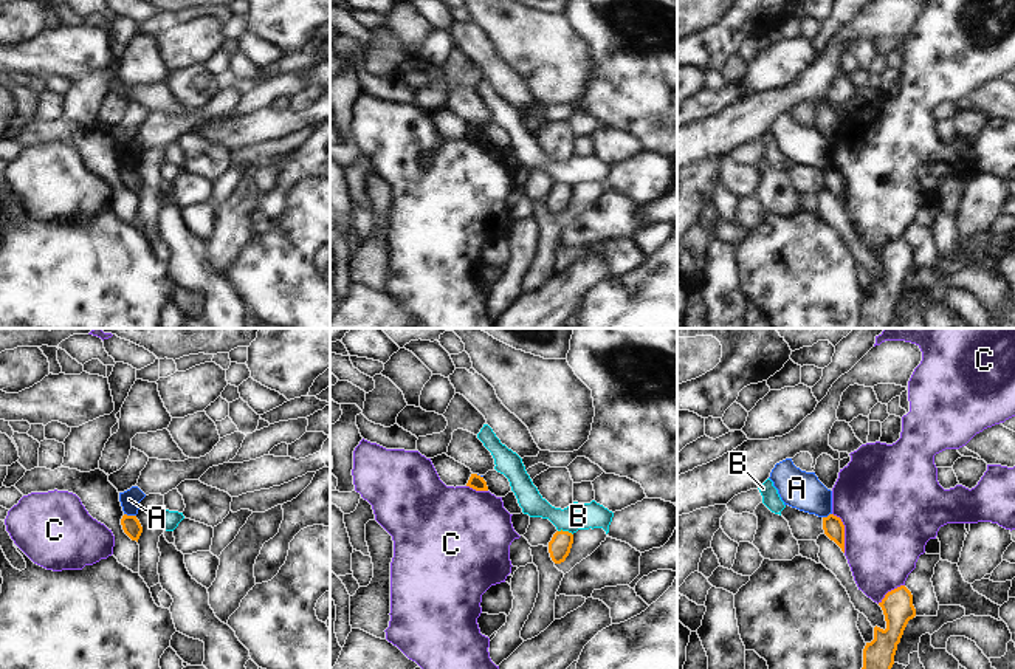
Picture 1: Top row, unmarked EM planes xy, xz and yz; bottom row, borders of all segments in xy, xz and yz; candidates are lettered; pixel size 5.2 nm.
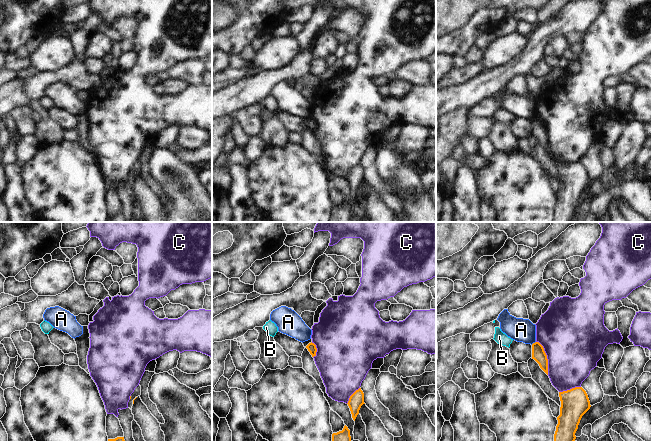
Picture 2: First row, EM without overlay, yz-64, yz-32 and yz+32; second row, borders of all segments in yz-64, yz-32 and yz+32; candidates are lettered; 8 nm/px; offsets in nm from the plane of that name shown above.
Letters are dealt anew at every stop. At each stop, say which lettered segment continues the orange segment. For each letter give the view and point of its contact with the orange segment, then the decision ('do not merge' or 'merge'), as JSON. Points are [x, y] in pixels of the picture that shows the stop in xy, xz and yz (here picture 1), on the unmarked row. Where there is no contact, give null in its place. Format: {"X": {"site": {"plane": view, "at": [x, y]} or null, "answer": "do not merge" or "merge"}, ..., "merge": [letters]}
{"A": {"site": {"plane": "xy", "at": [130, 169]}, "answer": "do not merge"}, "B": {"site": {"plane": "xz", "at": [566, 185]}, "answer": "do not merge"}, "C": {"site": {"plane": "yz", "at": [843, 185]}, "answer": "do not merge"}, "merge": []}

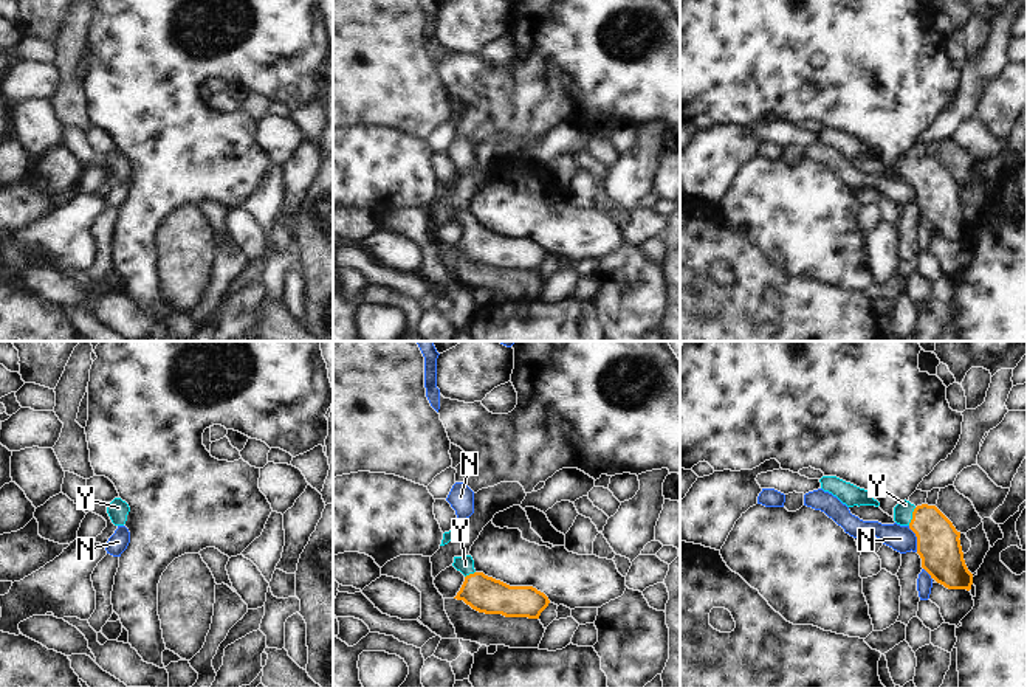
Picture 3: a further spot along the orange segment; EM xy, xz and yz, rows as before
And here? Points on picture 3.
{"N": {"site": {"plane": "yz", "at": [917, 191]}, "answer": "do not merge"}, "Y": {"site": {"plane": "yz", "at": [913, 169]}, "answer": "merge"}, "merge": ["Y"]}

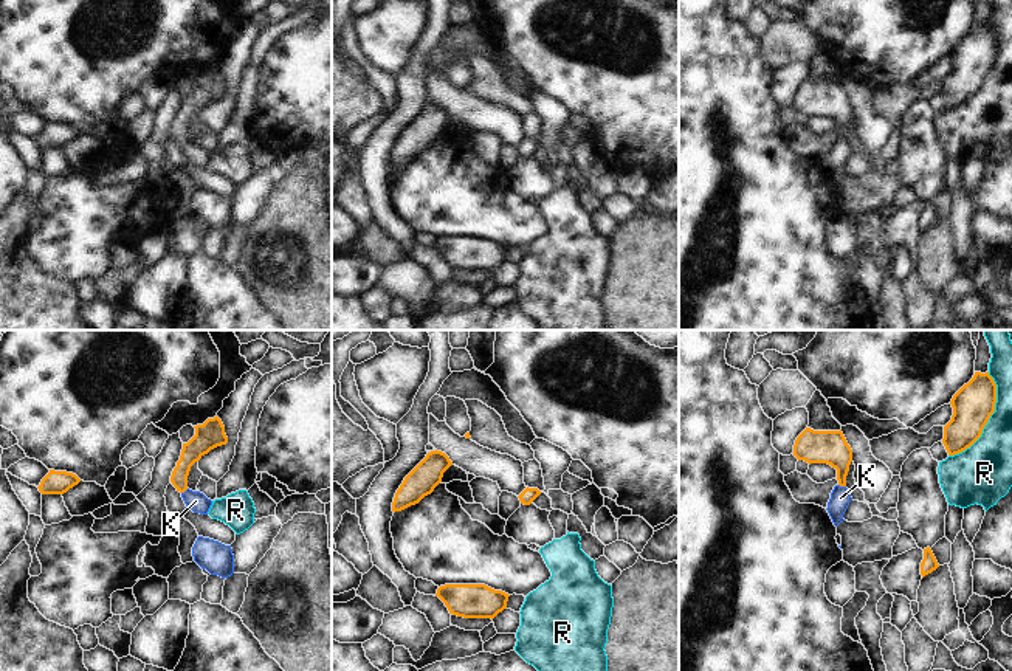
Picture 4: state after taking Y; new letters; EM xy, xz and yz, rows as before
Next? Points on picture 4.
{"K": {"site": {"plane": "yz", "at": [842, 138]}, "answer": "merge"}, "R": {"site": {"plane": "yz", "at": [987, 73]}, "answer": "do not merge"}, "merge": ["K"]}

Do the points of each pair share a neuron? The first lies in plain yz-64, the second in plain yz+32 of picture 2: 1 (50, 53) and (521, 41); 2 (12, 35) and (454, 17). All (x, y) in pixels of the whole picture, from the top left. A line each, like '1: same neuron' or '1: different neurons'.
1: same neuron
2: different neurons

